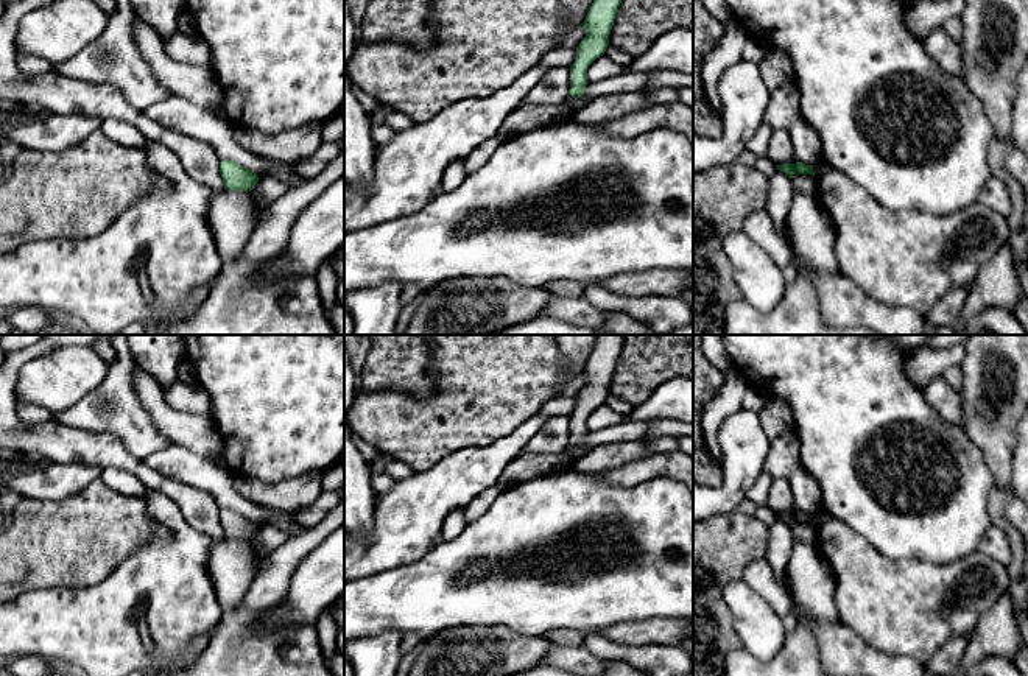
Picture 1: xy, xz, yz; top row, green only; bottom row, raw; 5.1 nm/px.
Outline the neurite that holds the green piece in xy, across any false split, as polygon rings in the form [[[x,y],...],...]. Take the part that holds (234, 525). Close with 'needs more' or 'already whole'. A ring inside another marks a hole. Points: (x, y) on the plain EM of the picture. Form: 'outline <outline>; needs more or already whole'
outline [[[231,509],[220,511],[220,523],[224,537],[235,540],[251,540],[260,528],[254,520]]]; already whole

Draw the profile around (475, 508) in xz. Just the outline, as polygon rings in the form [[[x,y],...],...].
[[[498,481],[494,483],[491,488],[478,494],[474,500],[467,503],[464,508],[464,519],[466,522],[472,522],[481,517],[484,512],[489,511],[491,505],[495,502],[498,494],[502,492]]]

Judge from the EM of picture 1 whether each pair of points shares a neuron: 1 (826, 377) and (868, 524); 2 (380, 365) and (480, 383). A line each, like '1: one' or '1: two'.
1: one
2: two

